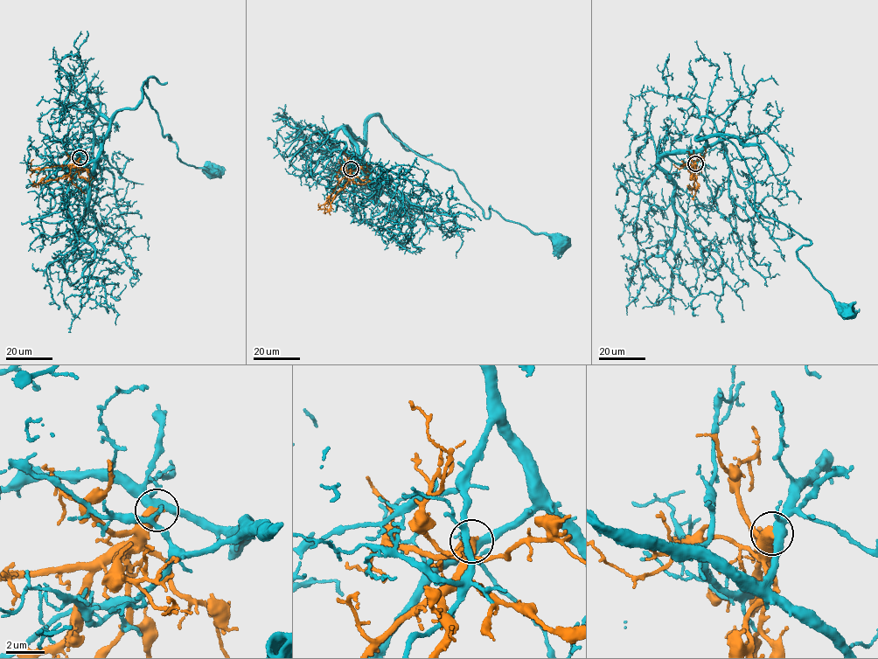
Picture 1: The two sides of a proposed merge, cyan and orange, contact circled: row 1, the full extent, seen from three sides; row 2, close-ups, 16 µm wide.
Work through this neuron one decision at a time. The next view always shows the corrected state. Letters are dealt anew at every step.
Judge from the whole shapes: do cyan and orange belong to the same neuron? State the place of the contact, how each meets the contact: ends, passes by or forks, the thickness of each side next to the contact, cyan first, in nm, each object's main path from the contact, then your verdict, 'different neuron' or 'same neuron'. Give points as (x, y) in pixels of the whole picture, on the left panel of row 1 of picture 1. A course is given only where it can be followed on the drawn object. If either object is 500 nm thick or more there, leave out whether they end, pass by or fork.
at (80, 157); 360 nm thick on the cyan side, 550 nm on the other; cyan runs (80, 158), (94, 161), (114, 114), (137, 107), (142, 88), (177, 159), (213, 171); orange runs (80, 158), (65, 165), (36, 169), (34, 171), (31, 168), (33, 159); different neuron

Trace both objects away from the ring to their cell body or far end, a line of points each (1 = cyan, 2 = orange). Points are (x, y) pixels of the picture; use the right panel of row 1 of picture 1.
1: (695, 163), (667, 156), (701, 148), (699, 137), (735, 147), (756, 208), (810, 241), (797, 259), (848, 311)
2: (695, 163), (693, 163), (699, 158), (703, 159), (704, 147)

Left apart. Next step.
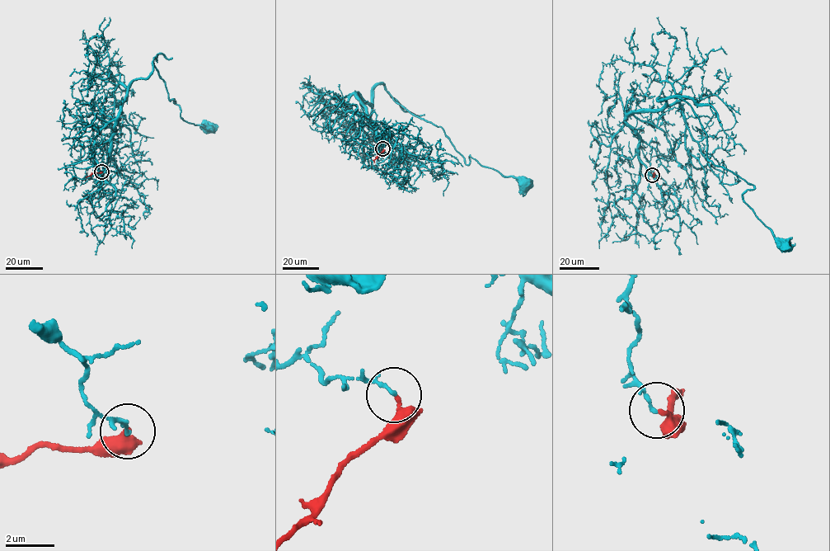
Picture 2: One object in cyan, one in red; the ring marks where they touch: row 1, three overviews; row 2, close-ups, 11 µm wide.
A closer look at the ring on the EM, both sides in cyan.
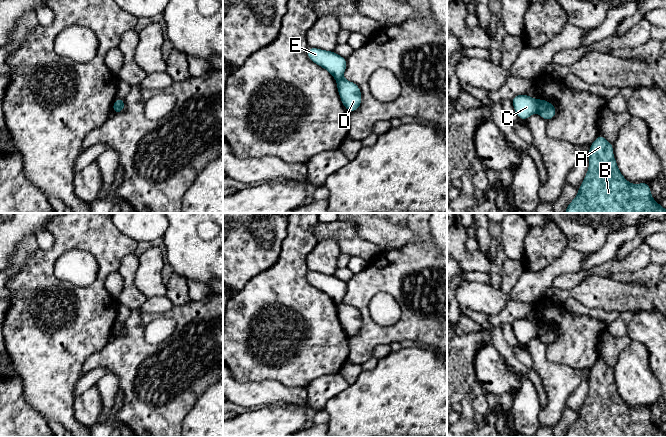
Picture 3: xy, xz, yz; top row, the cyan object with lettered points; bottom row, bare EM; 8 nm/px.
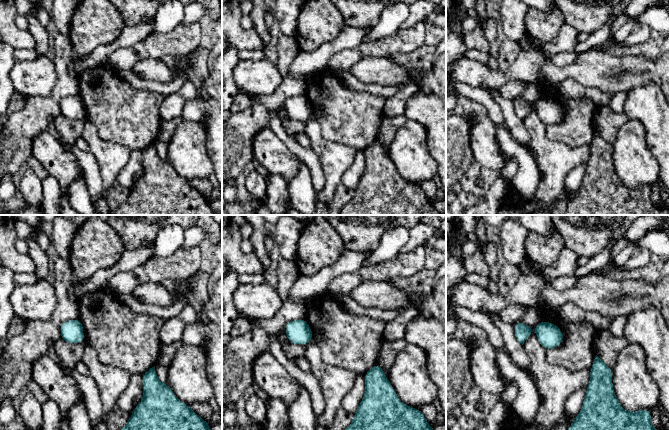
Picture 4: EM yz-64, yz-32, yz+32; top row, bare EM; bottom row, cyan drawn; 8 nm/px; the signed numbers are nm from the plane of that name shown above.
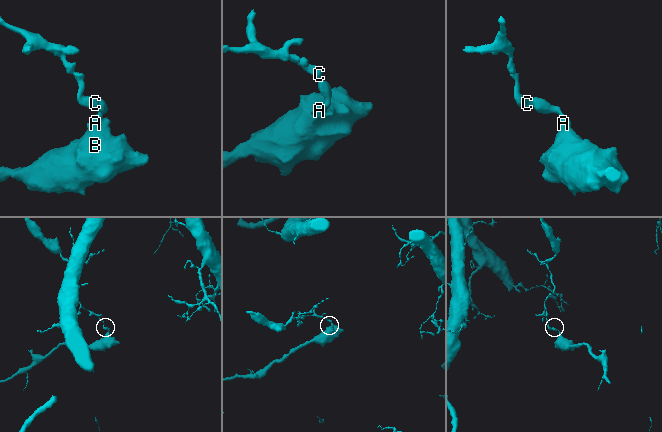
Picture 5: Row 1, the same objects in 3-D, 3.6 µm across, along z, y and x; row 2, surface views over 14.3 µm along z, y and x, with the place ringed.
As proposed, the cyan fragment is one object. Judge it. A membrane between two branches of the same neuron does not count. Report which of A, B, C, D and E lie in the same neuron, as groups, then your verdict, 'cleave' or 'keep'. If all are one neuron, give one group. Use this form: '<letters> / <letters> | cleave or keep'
A B D / C E | cleave

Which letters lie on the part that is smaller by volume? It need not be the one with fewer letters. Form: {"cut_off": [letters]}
{"cut_off": ["A", "B", "D"]}

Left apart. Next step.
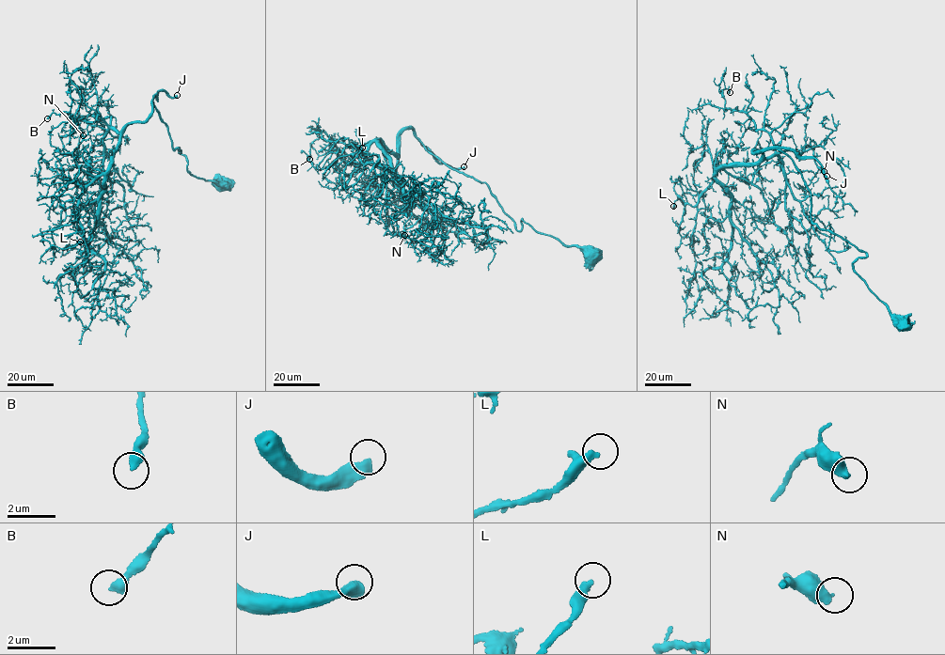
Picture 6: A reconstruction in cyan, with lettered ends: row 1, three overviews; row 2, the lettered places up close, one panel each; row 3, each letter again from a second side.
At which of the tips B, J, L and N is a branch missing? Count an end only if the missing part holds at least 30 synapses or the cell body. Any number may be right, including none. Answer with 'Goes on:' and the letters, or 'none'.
Goes on: J

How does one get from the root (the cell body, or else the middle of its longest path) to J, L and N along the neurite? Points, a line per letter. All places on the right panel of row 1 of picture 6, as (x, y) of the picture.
J: (904, 323), (897, 324), (853, 269), (866, 253), (811, 220), (809, 188), (779, 149), (813, 158), (826, 176)
L: (904, 323), (853, 269), (866, 253), (811, 220), (779, 150), (715, 168), (704, 196), (673, 206)
N: (904, 323), (853, 269), (866, 253), (811, 220), (794, 161), (752, 152), (778, 157), (800, 200), (824, 171)

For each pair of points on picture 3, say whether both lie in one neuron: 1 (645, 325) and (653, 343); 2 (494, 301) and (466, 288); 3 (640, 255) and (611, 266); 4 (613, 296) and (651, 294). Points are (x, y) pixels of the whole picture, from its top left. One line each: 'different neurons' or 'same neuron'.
1: same neuron
2: same neuron
3: same neuron
4: same neuron

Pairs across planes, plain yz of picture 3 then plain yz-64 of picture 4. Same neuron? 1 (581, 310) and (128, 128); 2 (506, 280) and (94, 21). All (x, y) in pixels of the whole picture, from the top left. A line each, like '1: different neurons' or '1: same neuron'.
1: different neurons
2: different neurons

